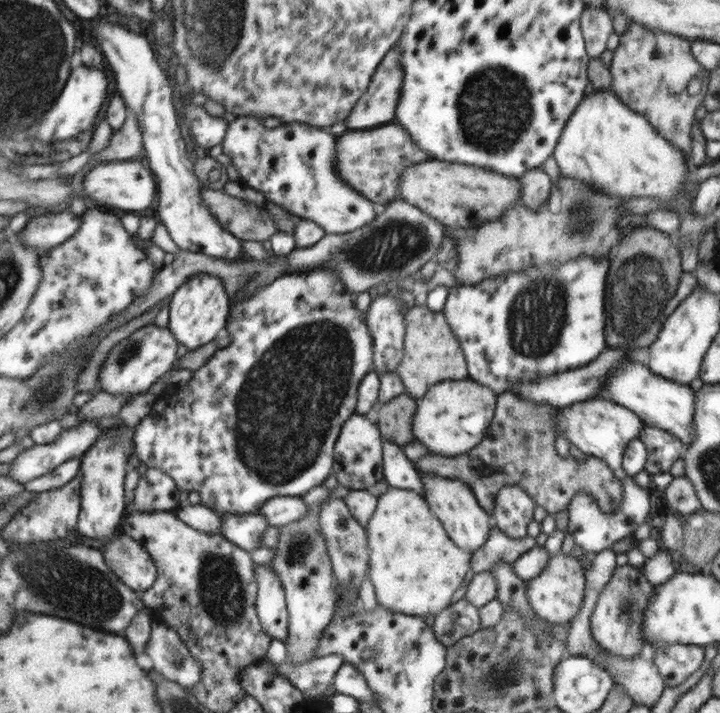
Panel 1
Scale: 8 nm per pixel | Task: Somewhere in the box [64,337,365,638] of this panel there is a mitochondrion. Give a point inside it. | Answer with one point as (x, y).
(220, 587)

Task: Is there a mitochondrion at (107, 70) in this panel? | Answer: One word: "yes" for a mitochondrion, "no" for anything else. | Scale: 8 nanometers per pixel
no

